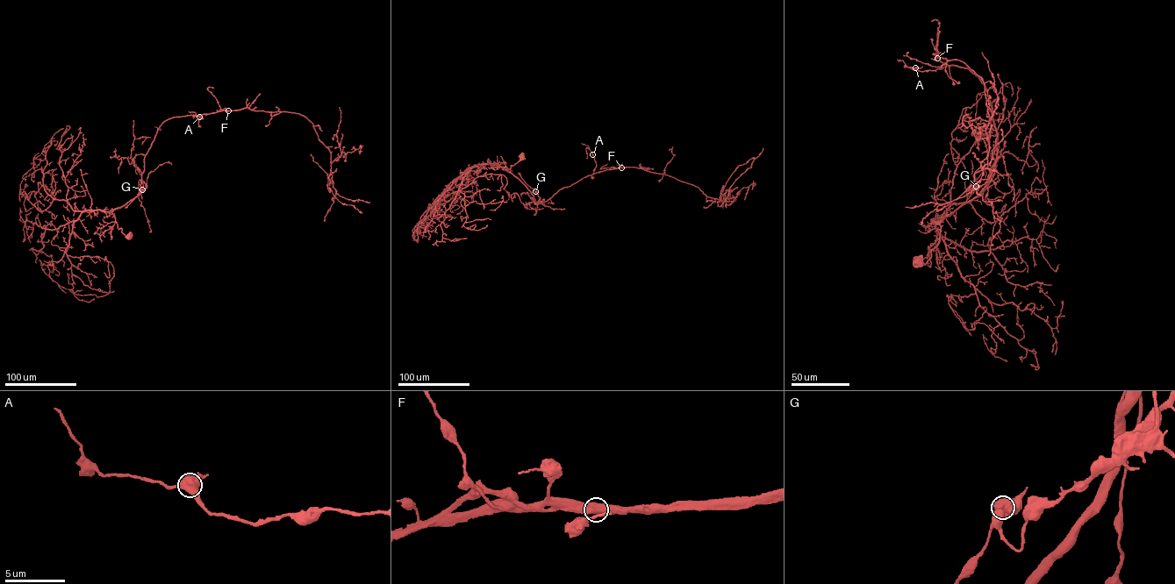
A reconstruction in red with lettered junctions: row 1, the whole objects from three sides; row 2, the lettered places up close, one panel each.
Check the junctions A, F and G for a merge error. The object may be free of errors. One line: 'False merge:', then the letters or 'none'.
False merge: F

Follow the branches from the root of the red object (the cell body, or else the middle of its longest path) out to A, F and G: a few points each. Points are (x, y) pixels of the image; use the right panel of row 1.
A: (920, 262), (926, 262), (939, 243), (941, 221), (985, 185), (997, 151), (981, 81), (953, 65), (915, 67)
F: (920, 262), (926, 262), (939, 243), (941, 221), (985, 185), (997, 153), (981, 81), (937, 58)
G: (920, 262), (926, 262), (939, 243), (941, 221), (972, 200), (993, 170), (977, 190), (976, 186)

